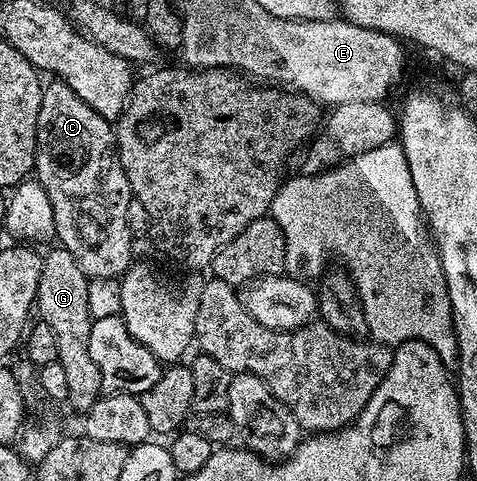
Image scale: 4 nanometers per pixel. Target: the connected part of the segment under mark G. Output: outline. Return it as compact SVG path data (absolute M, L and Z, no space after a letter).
M61 245L51 246L50 249L50 252L45 252L42 260L36 311L42 314L39 315L41 322L47 323L56 337L57 363L64 365L67 378L68 397L65 402L78 415L84 415L102 391L100 371L96 368L96 361L92 361L92 353L88 353L88 333L92 322L88 305L91 280L87 279L68 249Z

